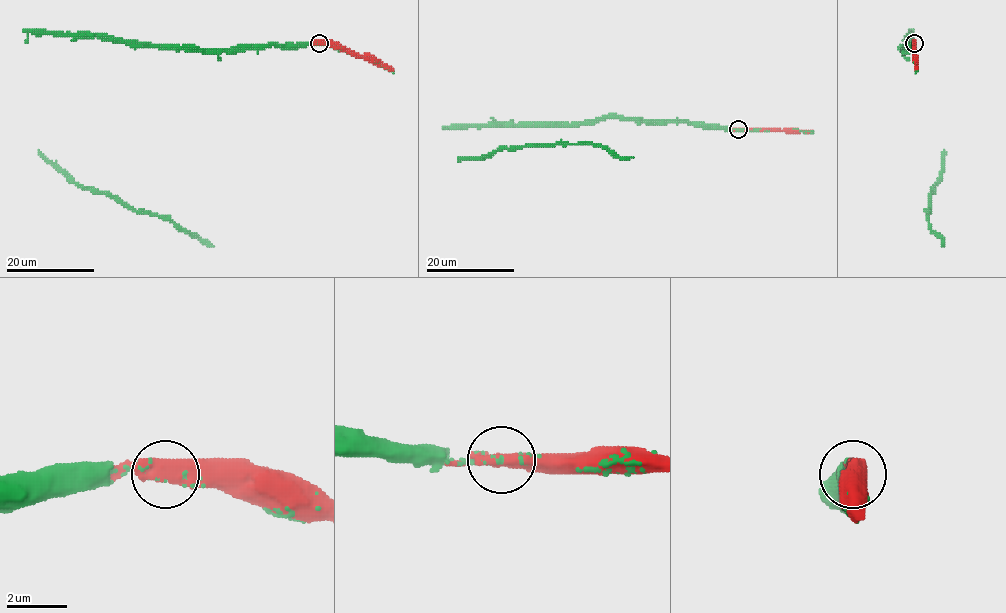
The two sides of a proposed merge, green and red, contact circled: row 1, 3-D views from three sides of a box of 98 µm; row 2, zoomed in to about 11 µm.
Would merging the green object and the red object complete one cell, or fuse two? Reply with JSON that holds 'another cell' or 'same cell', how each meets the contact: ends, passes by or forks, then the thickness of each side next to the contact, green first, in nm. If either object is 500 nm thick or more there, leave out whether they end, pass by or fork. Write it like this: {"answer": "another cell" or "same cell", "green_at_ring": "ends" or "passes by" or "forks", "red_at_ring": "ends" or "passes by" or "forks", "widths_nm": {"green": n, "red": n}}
{"answer": "same cell", "green_at_ring": "passes by", "red_at_ring": "passes by", "widths_nm": {"green": 120, "red": 480}}

